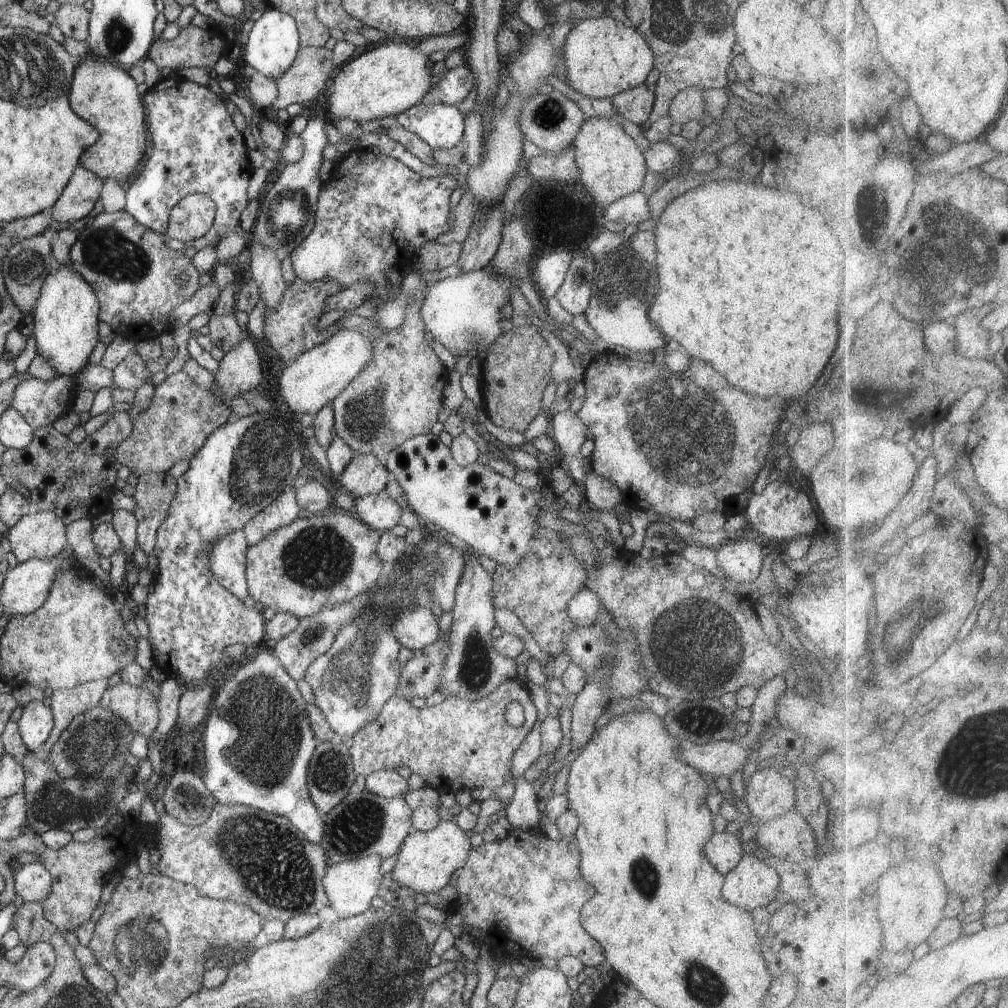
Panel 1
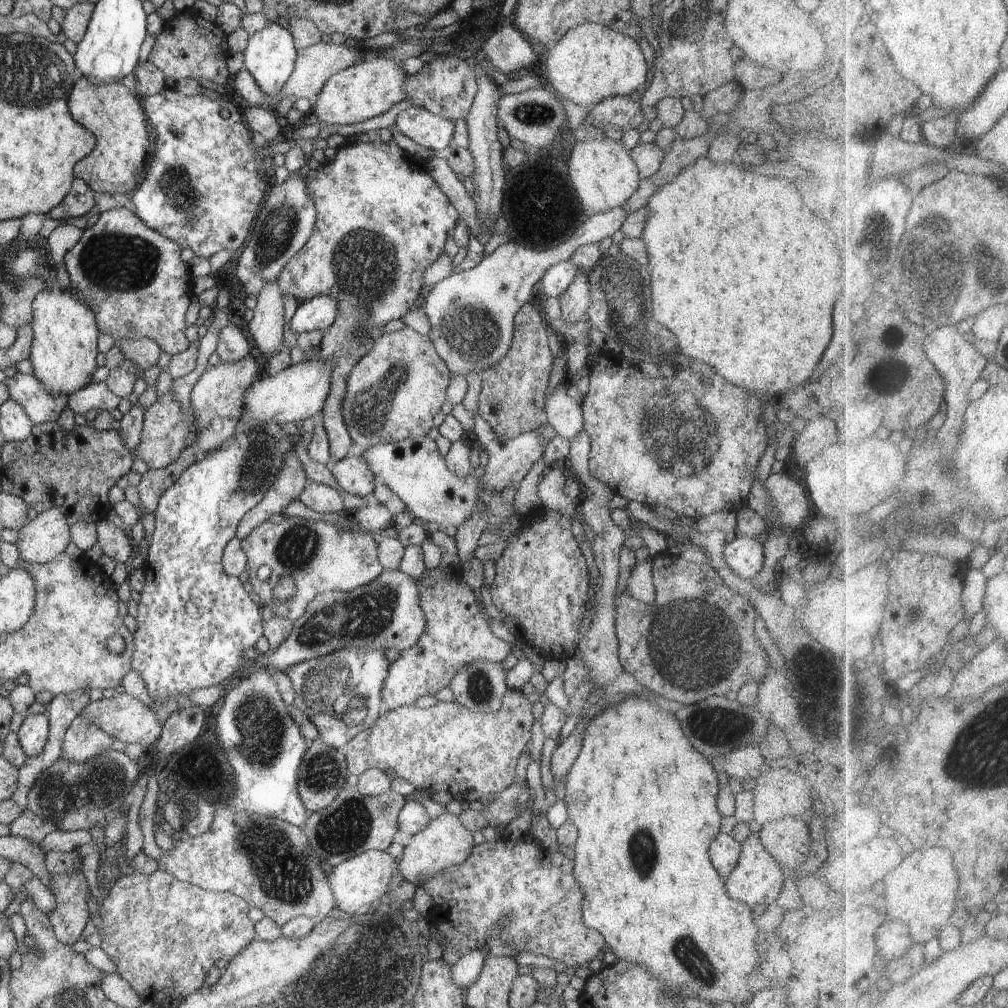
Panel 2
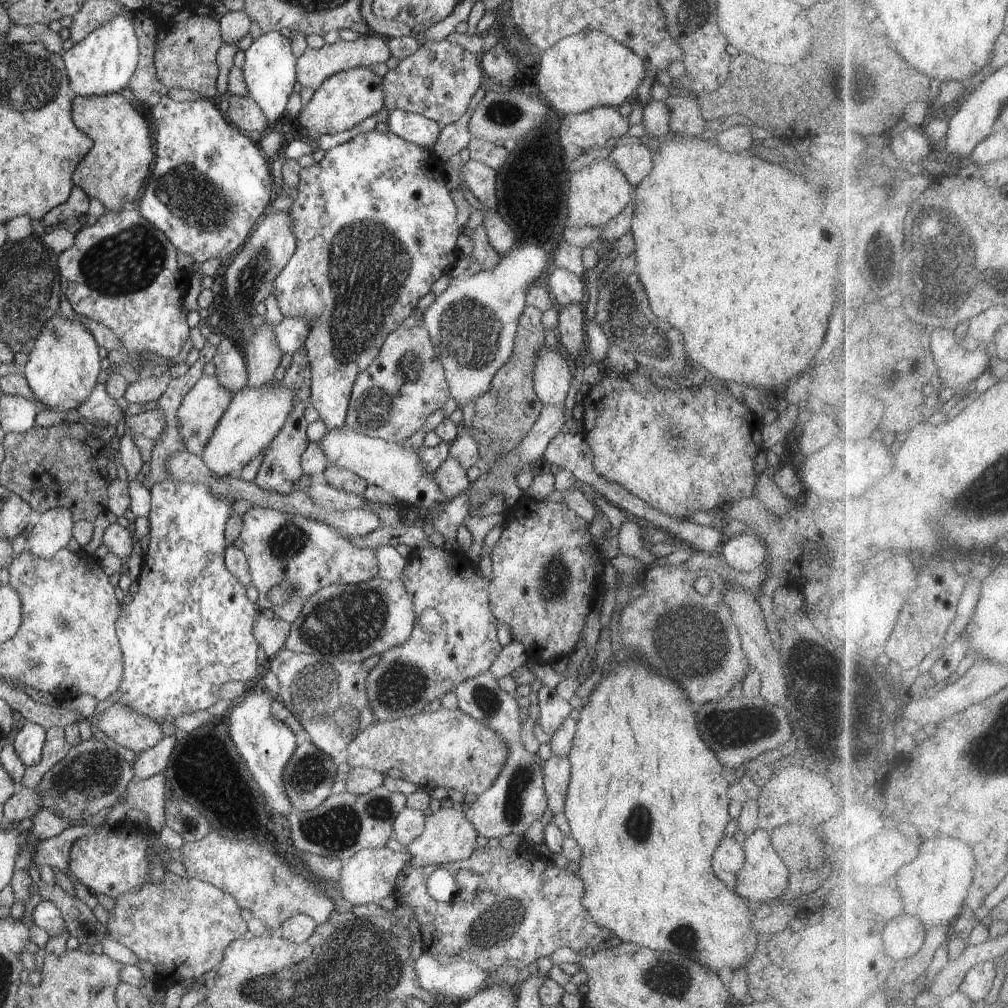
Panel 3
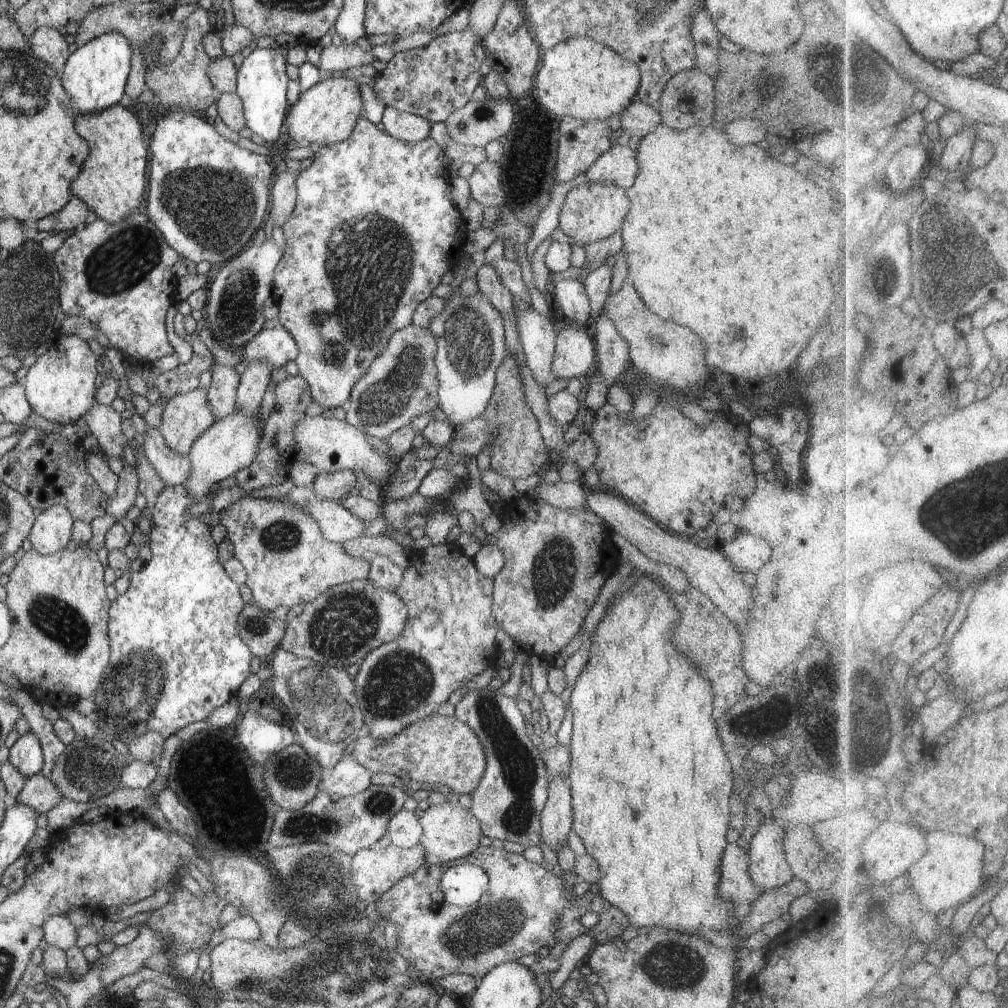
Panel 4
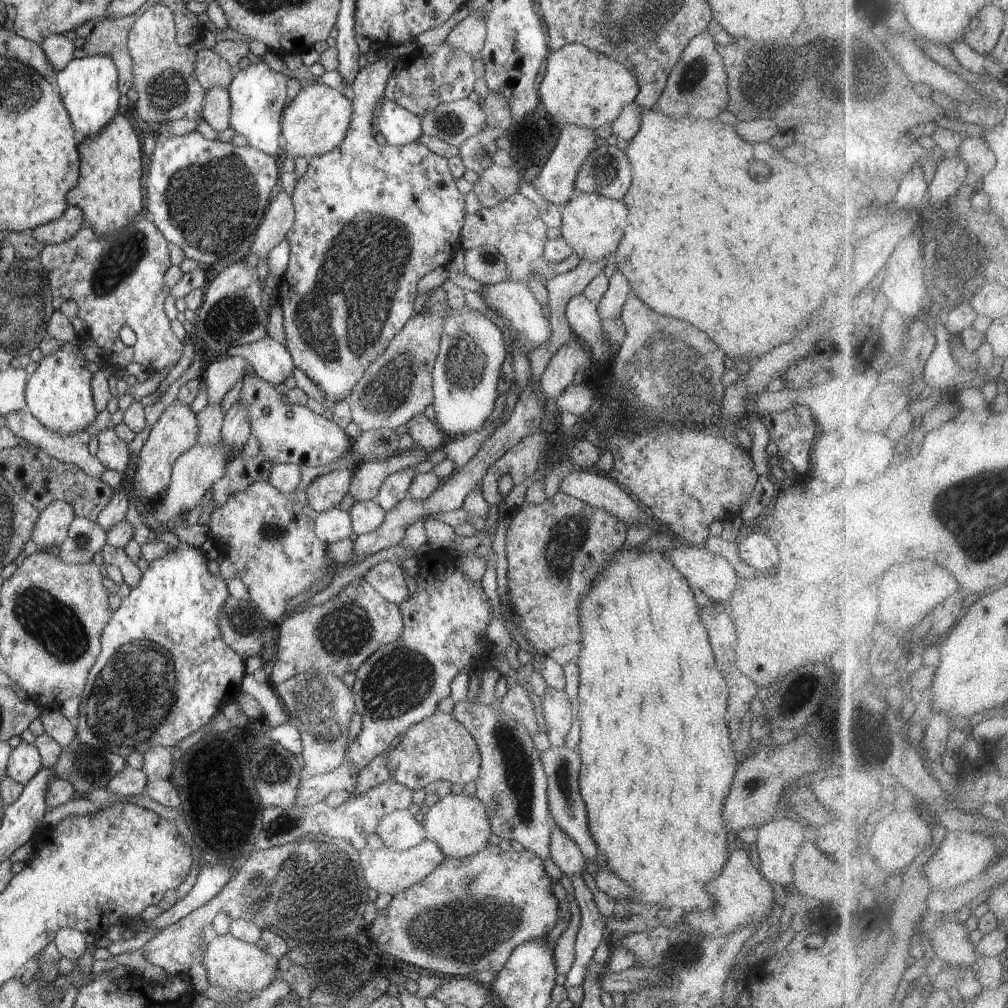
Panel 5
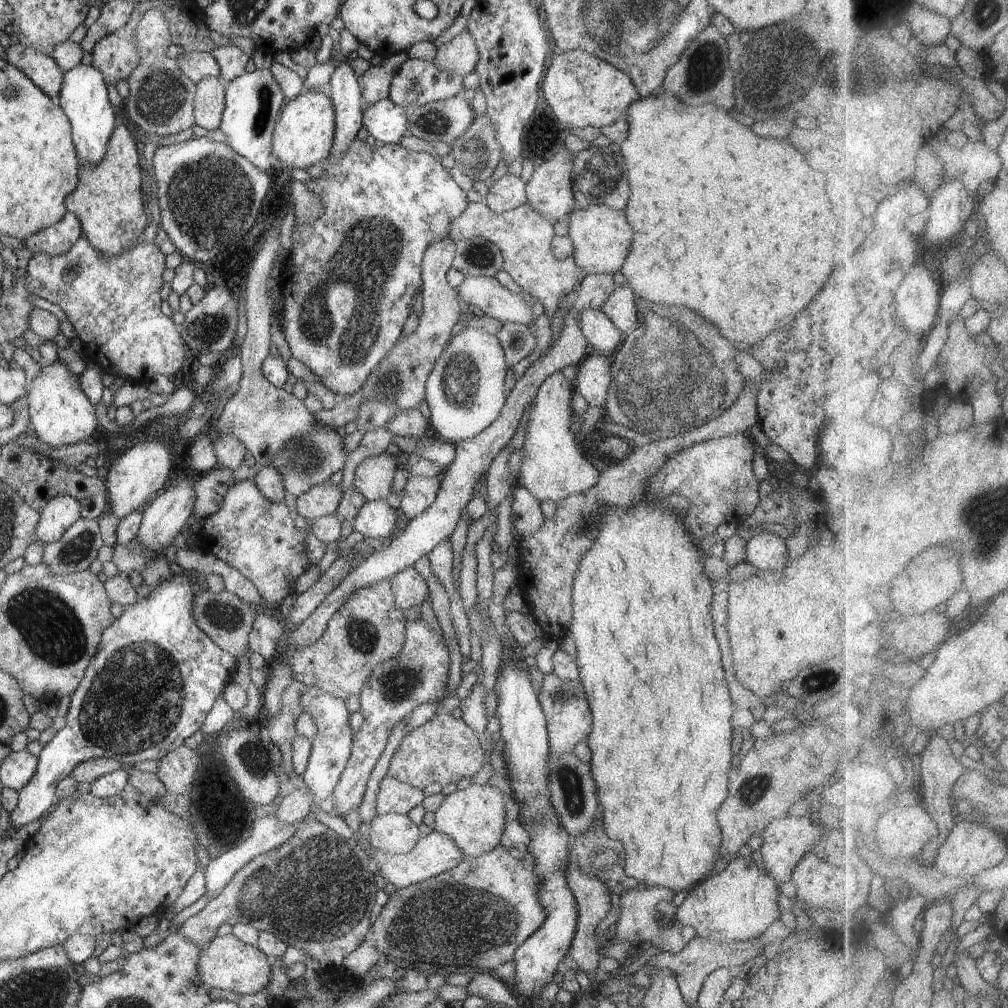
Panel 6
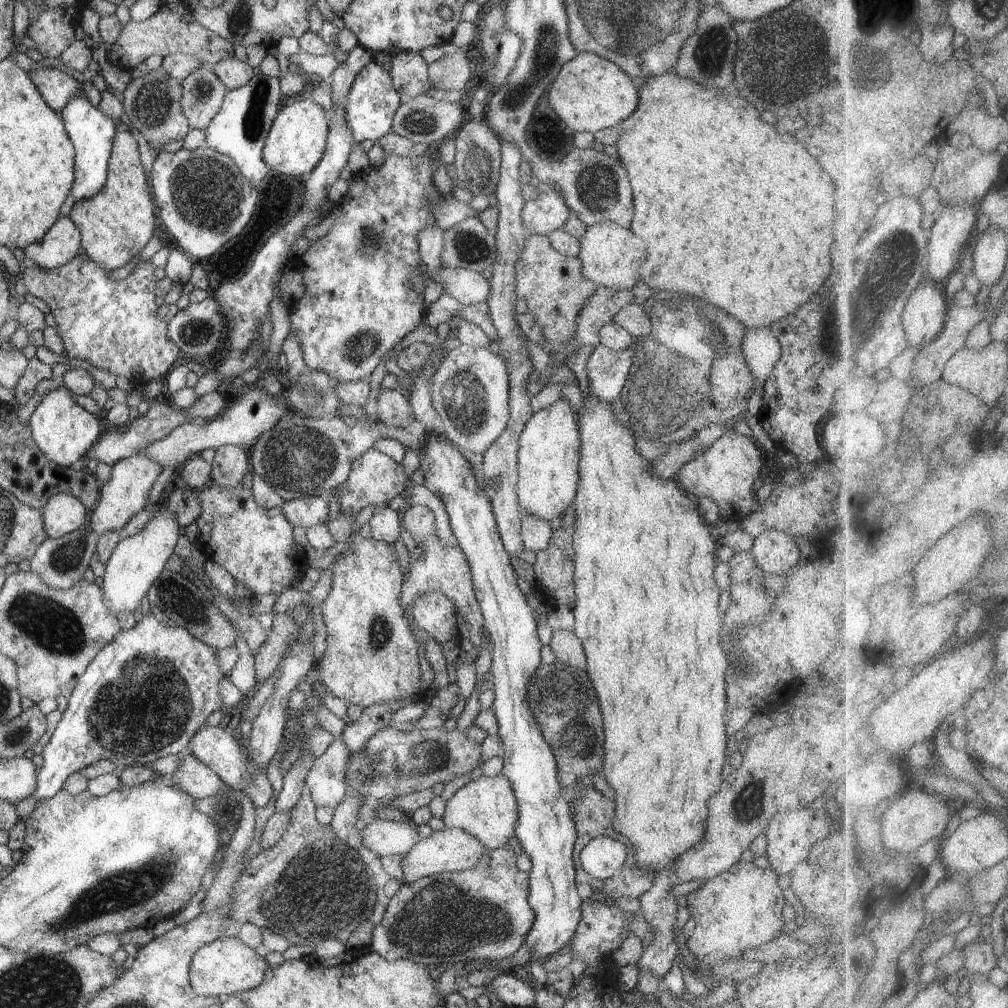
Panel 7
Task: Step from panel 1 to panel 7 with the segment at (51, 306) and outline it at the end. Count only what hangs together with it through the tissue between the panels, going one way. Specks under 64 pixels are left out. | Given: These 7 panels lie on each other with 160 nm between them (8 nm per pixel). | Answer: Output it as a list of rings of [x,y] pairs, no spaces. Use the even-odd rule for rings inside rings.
[[[64,386],[60,390],[50,391],[43,396],[28,422],[36,446],[50,462],[59,467],[70,467],[78,460],[84,459],[99,439],[101,432],[104,432],[104,429],[100,428],[103,424],[102,417],[76,404],[70,394]]]

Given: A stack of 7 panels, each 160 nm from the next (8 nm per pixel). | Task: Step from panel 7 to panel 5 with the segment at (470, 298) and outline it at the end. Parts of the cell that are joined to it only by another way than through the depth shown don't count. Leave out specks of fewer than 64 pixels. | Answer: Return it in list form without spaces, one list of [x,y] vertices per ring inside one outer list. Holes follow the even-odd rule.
[[[502,281],[491,285],[484,285],[478,292],[484,304],[494,310],[499,316],[501,315],[509,324],[514,327],[518,333],[522,334],[536,348],[544,344],[550,338],[549,320],[542,313],[542,305],[538,303],[534,293],[530,291],[526,283],[520,281]]]

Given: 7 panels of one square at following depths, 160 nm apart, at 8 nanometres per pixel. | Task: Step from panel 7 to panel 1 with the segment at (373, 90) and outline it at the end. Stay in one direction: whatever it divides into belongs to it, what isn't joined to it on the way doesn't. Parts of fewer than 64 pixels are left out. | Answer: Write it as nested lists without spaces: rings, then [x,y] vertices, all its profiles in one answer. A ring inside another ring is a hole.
[[[418,103],[395,117],[397,123],[433,149],[458,146],[465,131],[457,106]]]

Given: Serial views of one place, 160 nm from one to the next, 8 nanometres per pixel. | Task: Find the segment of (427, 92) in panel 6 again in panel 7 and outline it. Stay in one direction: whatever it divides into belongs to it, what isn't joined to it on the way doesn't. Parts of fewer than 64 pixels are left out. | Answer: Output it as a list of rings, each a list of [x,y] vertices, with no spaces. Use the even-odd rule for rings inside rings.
[[[399,52],[392,56],[390,61],[393,85],[398,89],[401,100],[426,94],[426,89],[431,88],[429,81],[429,64],[417,52]]]

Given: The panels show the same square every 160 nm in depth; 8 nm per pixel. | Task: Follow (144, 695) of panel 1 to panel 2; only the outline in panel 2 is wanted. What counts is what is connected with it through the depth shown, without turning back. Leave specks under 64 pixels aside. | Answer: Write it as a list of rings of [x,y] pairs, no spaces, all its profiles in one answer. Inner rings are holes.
[[[123,690],[107,694],[102,700],[90,702],[81,712],[81,716],[100,726],[112,738],[129,744],[140,744],[147,752],[159,740],[163,725],[158,721],[155,712],[138,698],[125,694]]]

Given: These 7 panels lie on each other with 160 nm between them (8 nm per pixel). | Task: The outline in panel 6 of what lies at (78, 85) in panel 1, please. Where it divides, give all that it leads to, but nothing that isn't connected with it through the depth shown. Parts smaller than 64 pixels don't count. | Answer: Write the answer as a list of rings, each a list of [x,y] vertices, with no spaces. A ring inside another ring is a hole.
[[[117,124],[108,141],[104,160],[99,165],[80,166],[77,187],[65,198],[66,210],[78,217],[86,240],[96,250],[109,257],[119,257],[132,250],[143,238],[144,229],[148,224],[148,216],[146,216],[142,201],[143,194],[140,190],[142,172],[140,172],[138,162],[140,162],[140,156],[138,156],[134,135],[124,124]]]

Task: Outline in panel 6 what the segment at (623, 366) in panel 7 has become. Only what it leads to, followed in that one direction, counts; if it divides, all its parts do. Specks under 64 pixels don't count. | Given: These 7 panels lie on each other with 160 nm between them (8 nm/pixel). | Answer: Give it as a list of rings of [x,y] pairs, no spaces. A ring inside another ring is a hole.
[[[588,355],[577,369],[577,376],[572,386],[588,401],[590,407],[604,408],[610,392],[613,364],[612,355]]]

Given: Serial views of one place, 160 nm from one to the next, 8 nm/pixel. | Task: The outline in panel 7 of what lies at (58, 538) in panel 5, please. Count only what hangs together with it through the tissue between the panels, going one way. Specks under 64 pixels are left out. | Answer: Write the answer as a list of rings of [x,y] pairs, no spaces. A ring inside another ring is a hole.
[[[64,493],[51,496],[41,511],[44,528],[47,535],[53,539],[86,525],[89,513],[81,500]]]

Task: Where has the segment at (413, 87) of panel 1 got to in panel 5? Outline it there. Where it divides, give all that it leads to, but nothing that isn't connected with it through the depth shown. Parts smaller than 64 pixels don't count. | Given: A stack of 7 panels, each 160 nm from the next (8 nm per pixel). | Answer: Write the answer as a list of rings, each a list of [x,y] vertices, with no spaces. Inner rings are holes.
[[[327,85],[301,87],[282,111],[281,136],[287,157],[309,159],[334,150],[344,140],[352,115],[353,101],[340,88]]]

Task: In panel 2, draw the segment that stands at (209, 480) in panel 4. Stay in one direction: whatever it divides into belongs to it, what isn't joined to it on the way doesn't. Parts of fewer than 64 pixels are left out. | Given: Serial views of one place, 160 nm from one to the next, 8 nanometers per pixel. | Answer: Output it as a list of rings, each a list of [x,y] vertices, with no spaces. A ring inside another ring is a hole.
[[[316,357],[294,366],[288,366],[282,372],[270,378],[258,380],[244,392],[244,414],[238,425],[240,431],[249,428],[267,429],[267,425],[279,427],[283,423],[298,424],[322,412],[322,406],[332,388],[332,368],[334,360],[322,360]]]

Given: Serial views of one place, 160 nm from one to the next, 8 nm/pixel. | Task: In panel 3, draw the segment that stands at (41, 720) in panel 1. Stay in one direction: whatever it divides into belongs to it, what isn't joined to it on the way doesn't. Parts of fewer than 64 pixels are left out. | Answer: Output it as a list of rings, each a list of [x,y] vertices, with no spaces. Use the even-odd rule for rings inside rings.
[[[26,723],[15,733],[12,743],[15,753],[26,767],[37,765],[45,743],[45,728],[34,723]]]

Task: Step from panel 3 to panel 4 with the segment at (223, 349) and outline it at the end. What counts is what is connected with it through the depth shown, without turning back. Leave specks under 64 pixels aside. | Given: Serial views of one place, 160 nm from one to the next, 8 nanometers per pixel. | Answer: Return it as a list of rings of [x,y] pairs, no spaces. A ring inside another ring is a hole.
[[[213,365],[212,381],[206,392],[207,403],[216,421],[230,416],[237,410],[235,405],[239,376],[234,367]]]

